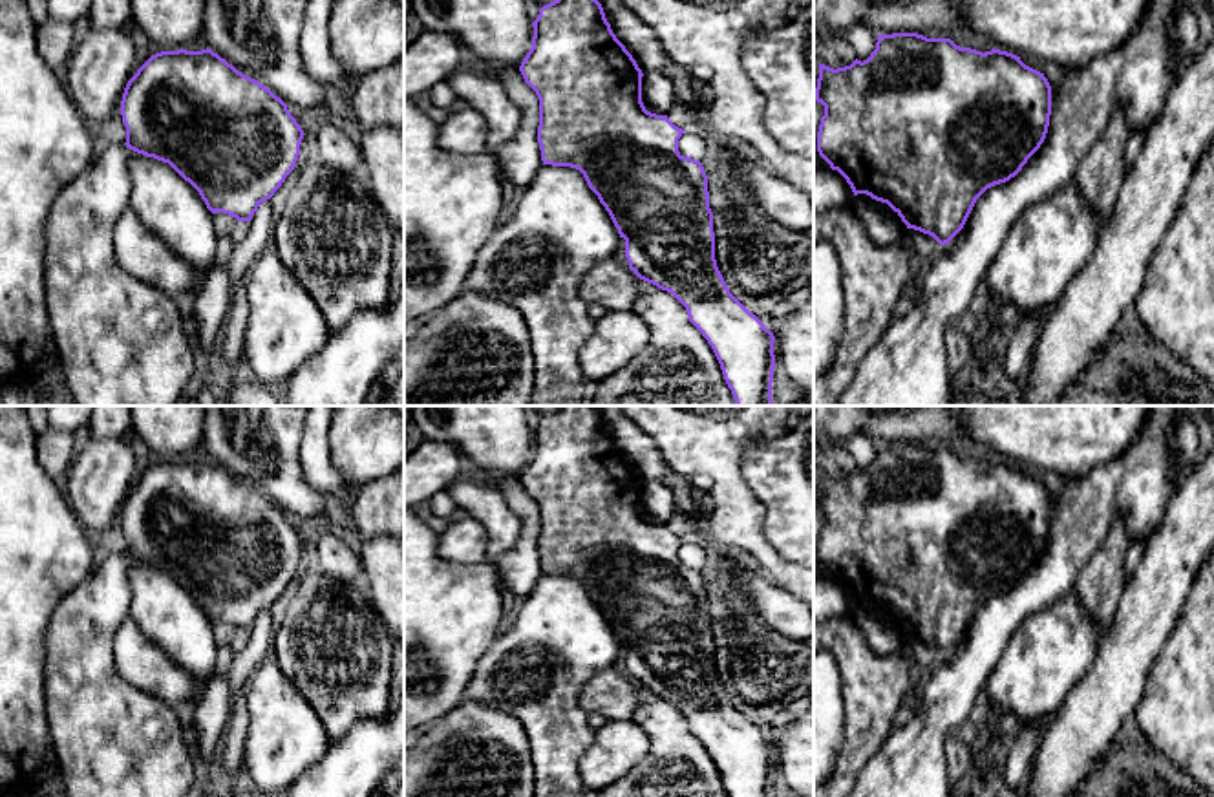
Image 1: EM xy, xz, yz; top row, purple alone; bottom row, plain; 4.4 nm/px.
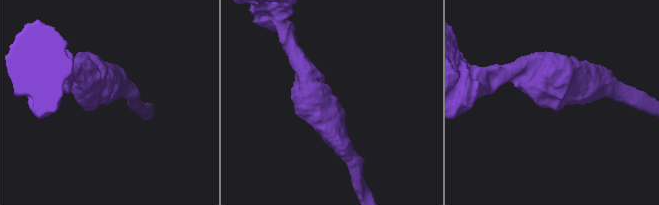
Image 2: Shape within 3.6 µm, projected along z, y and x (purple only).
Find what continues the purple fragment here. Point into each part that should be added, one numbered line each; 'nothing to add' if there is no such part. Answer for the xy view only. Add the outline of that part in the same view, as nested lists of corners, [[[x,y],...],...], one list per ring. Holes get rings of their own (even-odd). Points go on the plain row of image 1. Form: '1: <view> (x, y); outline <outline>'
nothing to add

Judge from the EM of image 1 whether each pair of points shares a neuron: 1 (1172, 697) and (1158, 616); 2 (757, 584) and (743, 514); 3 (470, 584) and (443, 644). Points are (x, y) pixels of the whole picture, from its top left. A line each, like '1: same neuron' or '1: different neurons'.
1: different neurons
2: different neurons
3: same neuron

